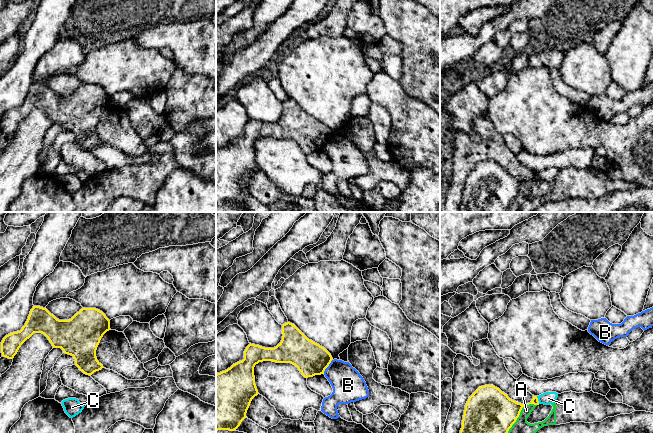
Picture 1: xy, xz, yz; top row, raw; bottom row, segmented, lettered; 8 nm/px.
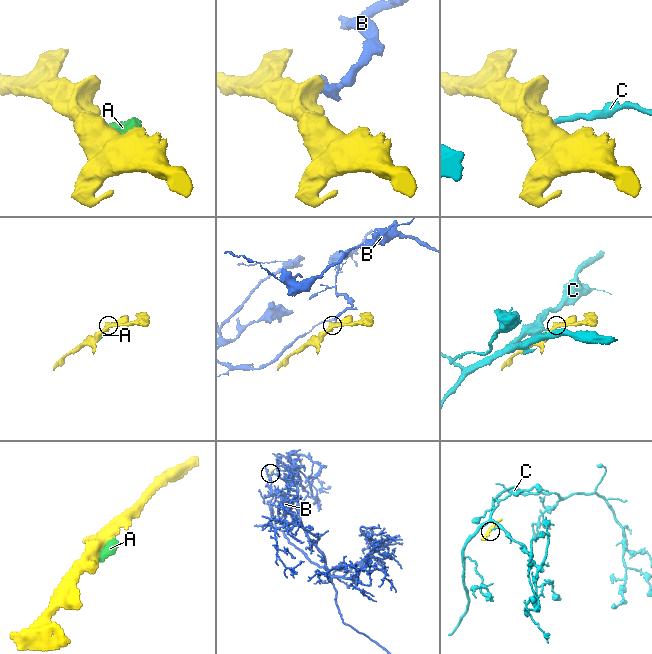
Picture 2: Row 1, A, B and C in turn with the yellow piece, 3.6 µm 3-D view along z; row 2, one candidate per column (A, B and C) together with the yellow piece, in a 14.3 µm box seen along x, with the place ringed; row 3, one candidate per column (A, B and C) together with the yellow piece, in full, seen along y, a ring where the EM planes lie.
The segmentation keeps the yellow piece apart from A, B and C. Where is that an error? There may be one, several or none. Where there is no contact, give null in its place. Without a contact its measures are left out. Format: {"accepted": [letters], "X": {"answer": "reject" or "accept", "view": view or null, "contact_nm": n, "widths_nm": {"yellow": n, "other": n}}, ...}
{"accepted": [], "A": {"answer": "reject", "view": "yz", "contact_nm": 340, "widths_nm": {"yellow": 360, "other": 120}}, "B": {"answer": "reject", "view": "xz", "contact_nm": 140, "widths_nm": {"yellow": 260, "other": 260}}, "C": {"answer": "reject", "view": "yz", "contact_nm": 70, "widths_nm": {"yellow": 190, "other": 100}}}

